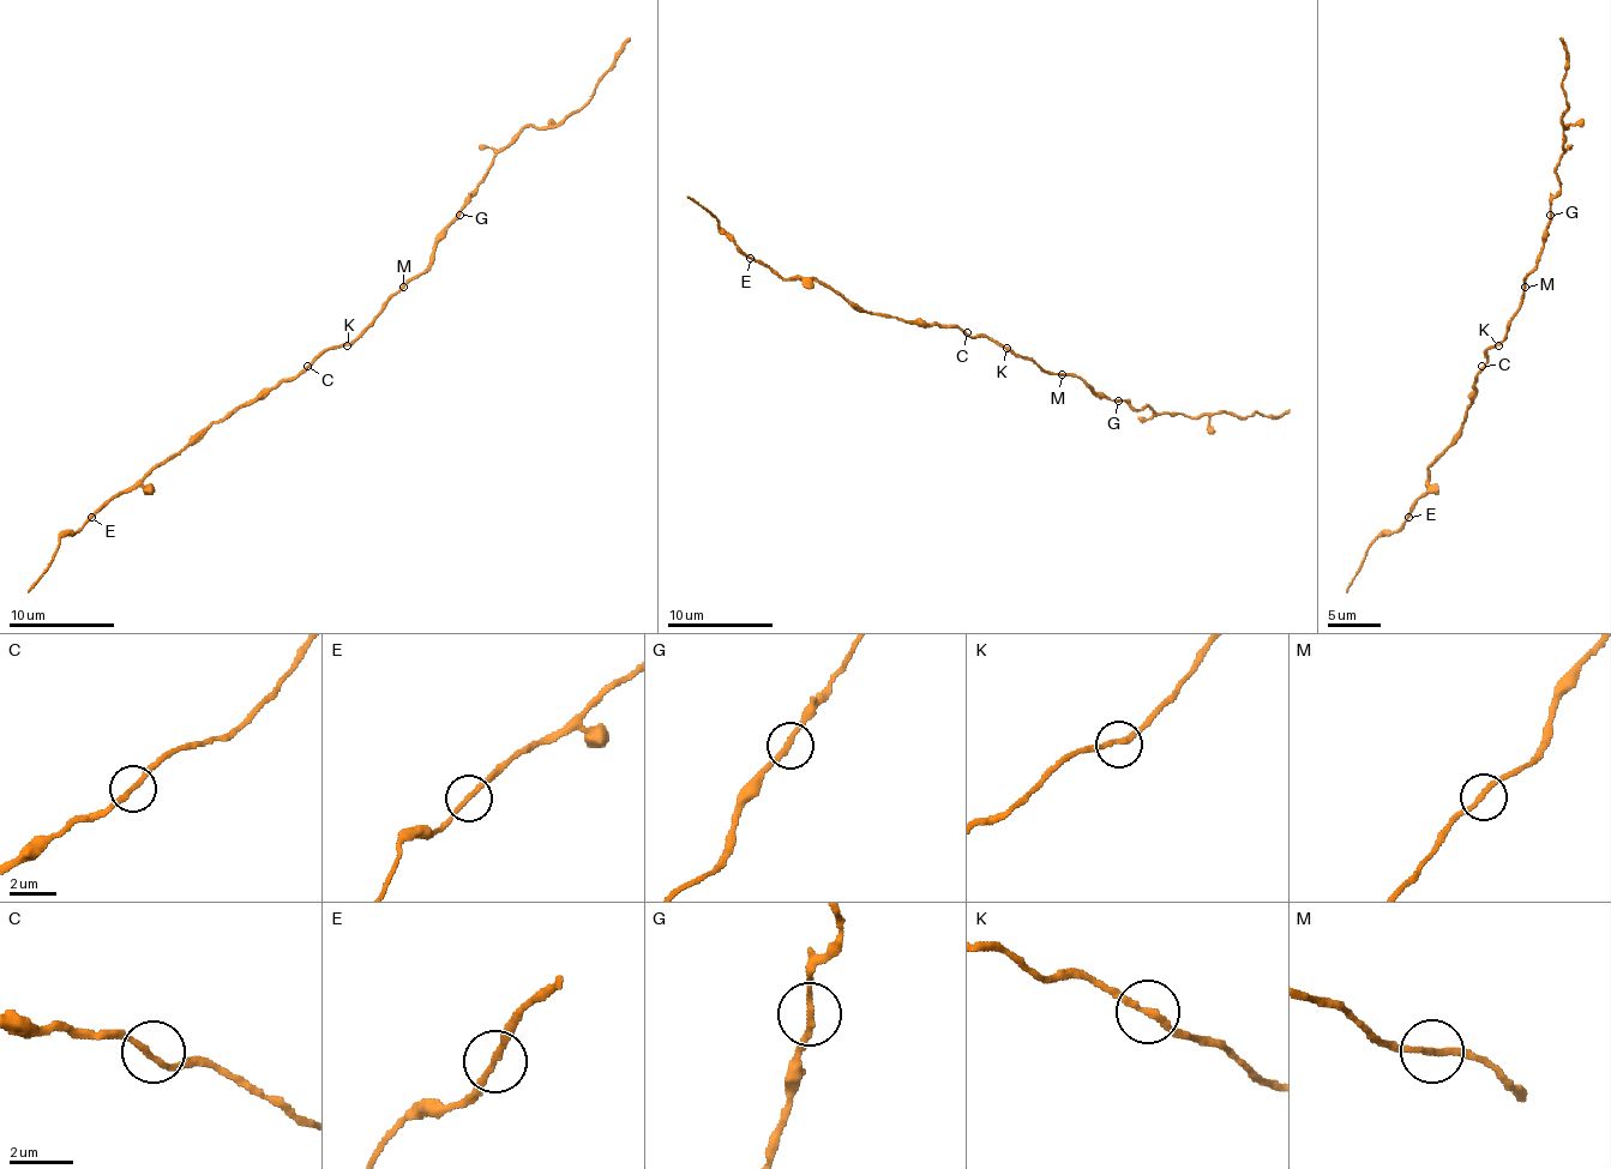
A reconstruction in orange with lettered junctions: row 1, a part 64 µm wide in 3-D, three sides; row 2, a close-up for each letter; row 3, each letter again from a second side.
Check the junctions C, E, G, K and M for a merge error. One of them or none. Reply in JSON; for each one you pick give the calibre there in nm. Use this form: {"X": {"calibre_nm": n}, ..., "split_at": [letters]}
{"split_at": []}

